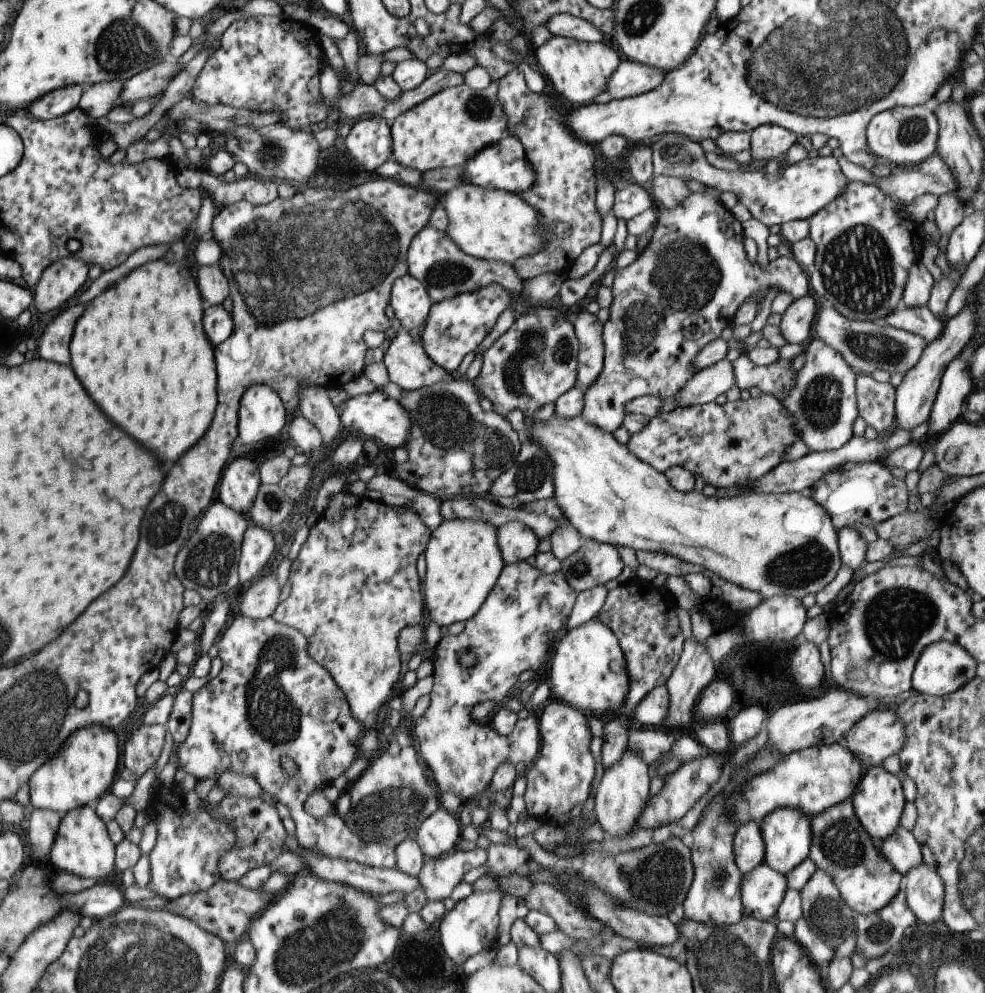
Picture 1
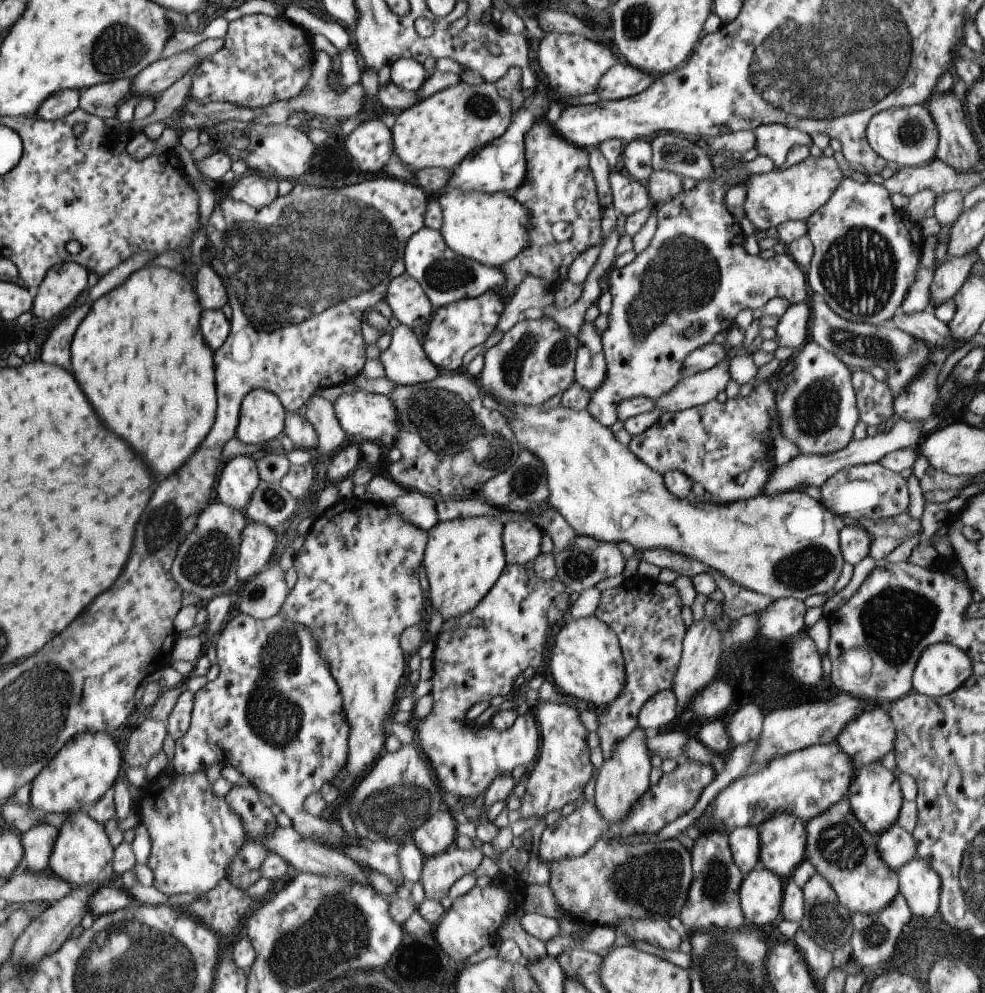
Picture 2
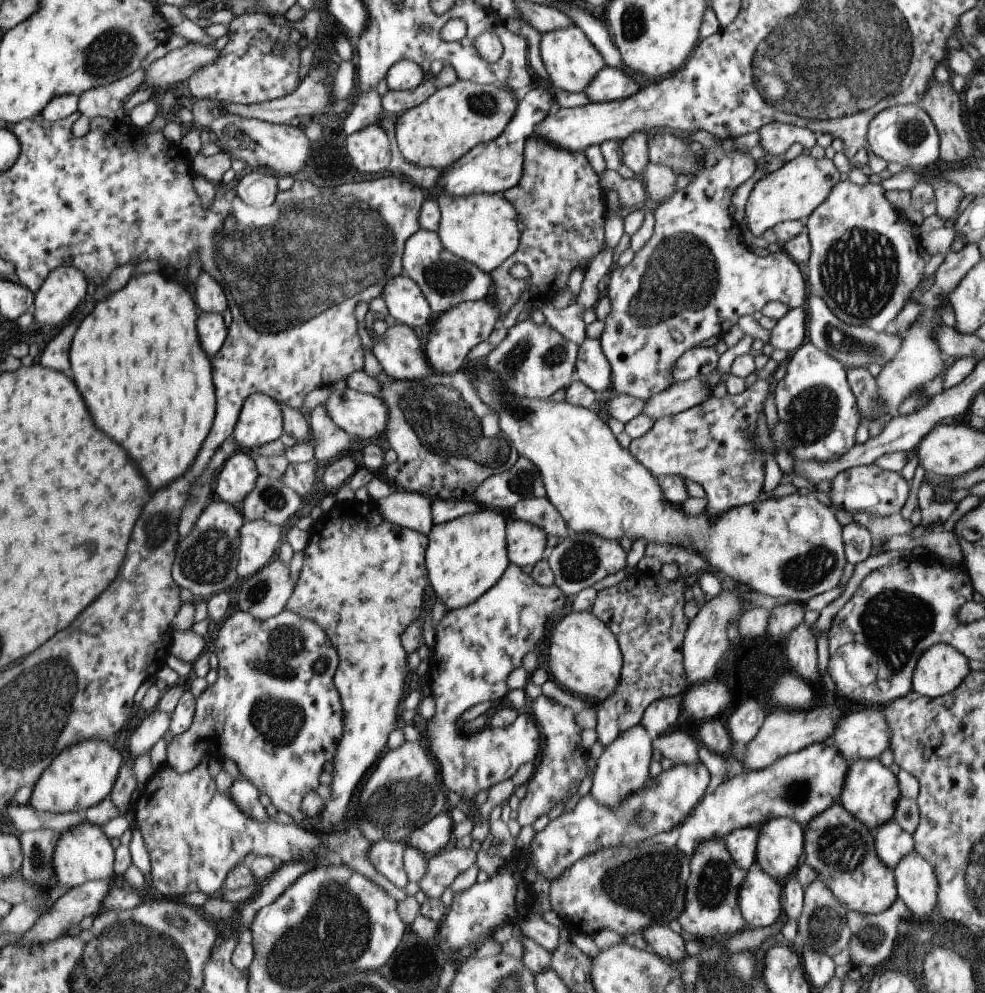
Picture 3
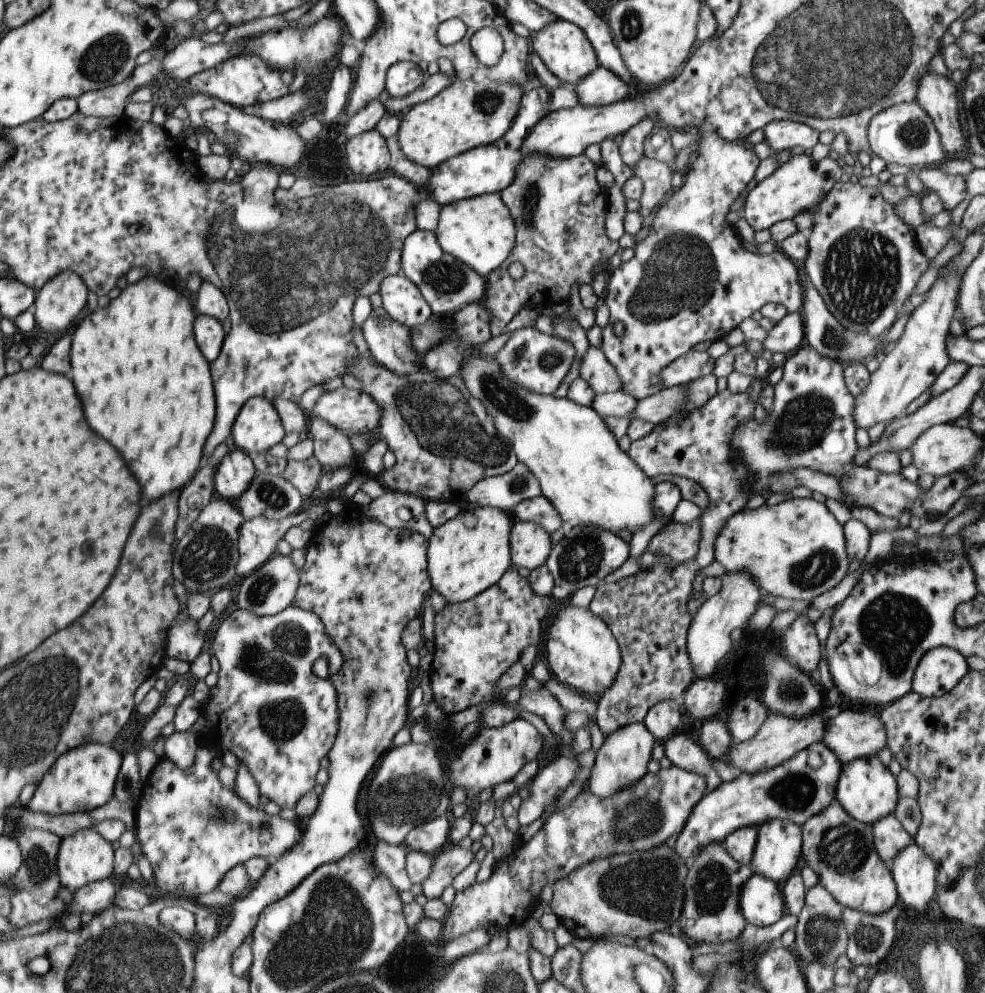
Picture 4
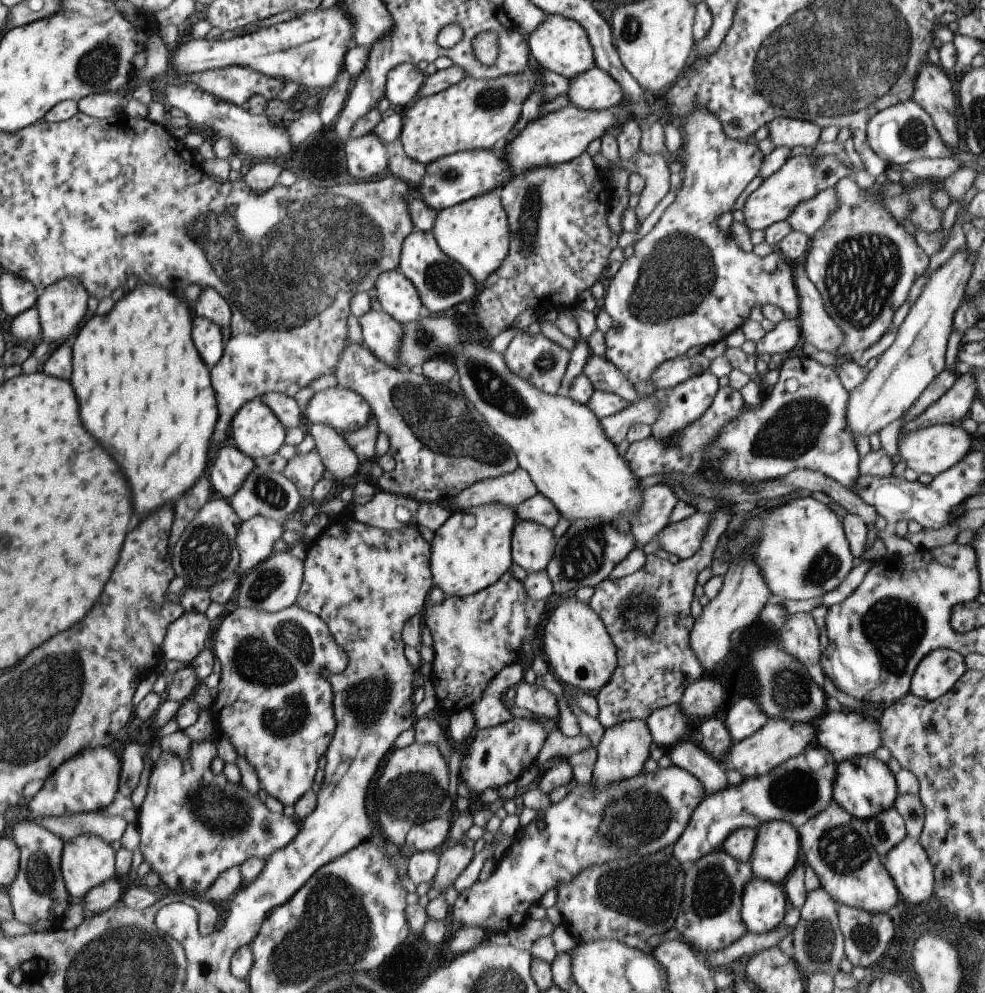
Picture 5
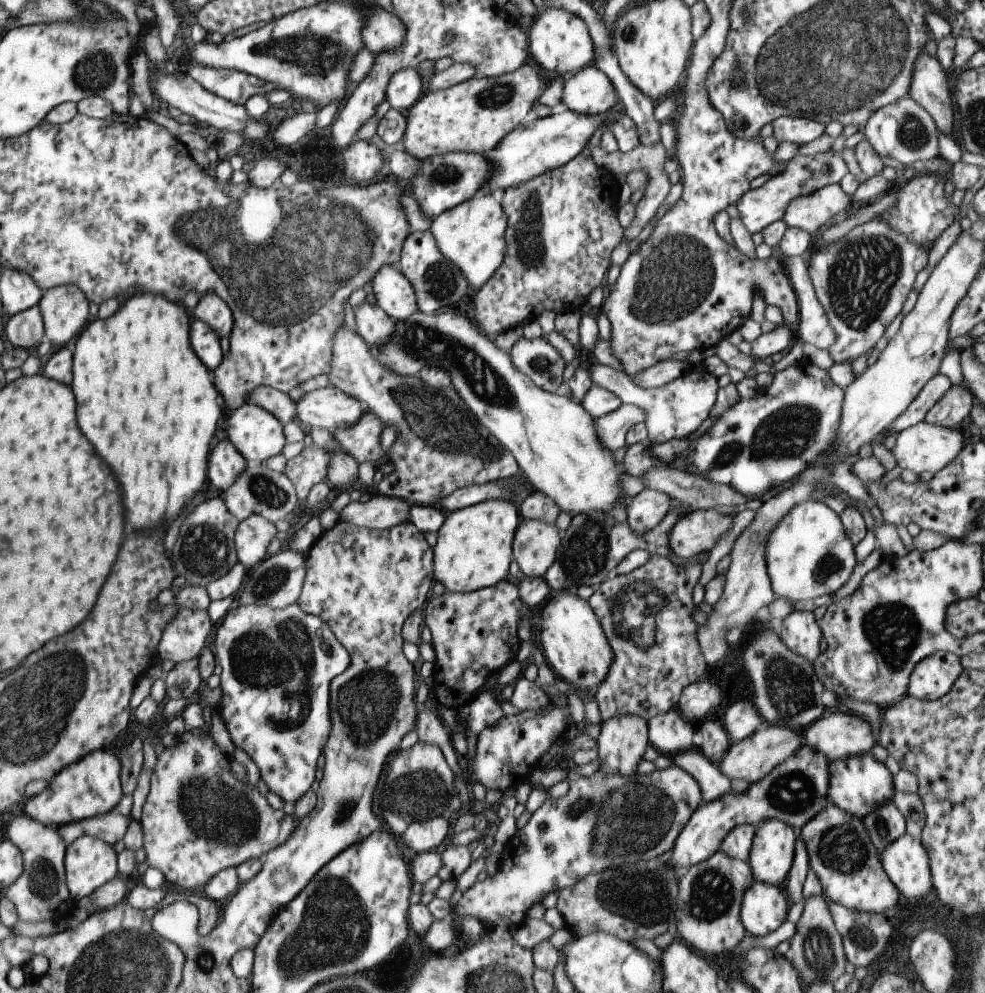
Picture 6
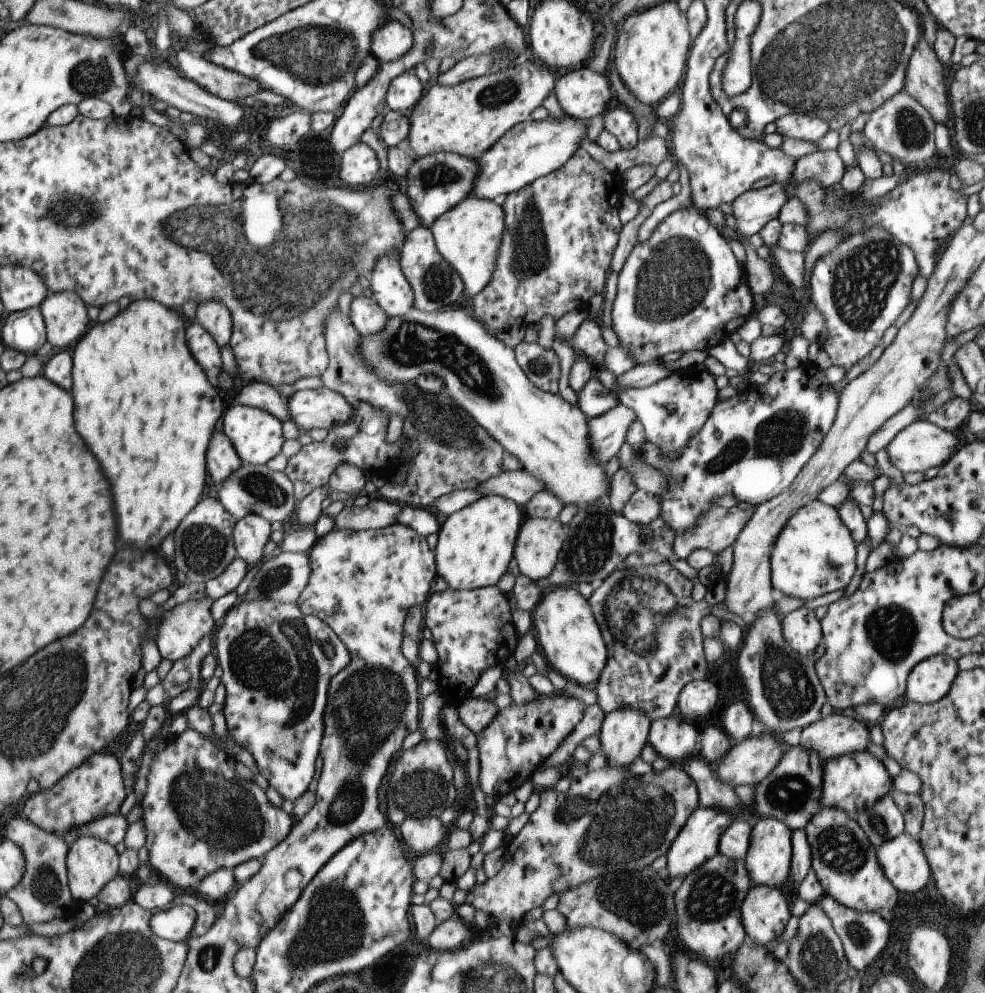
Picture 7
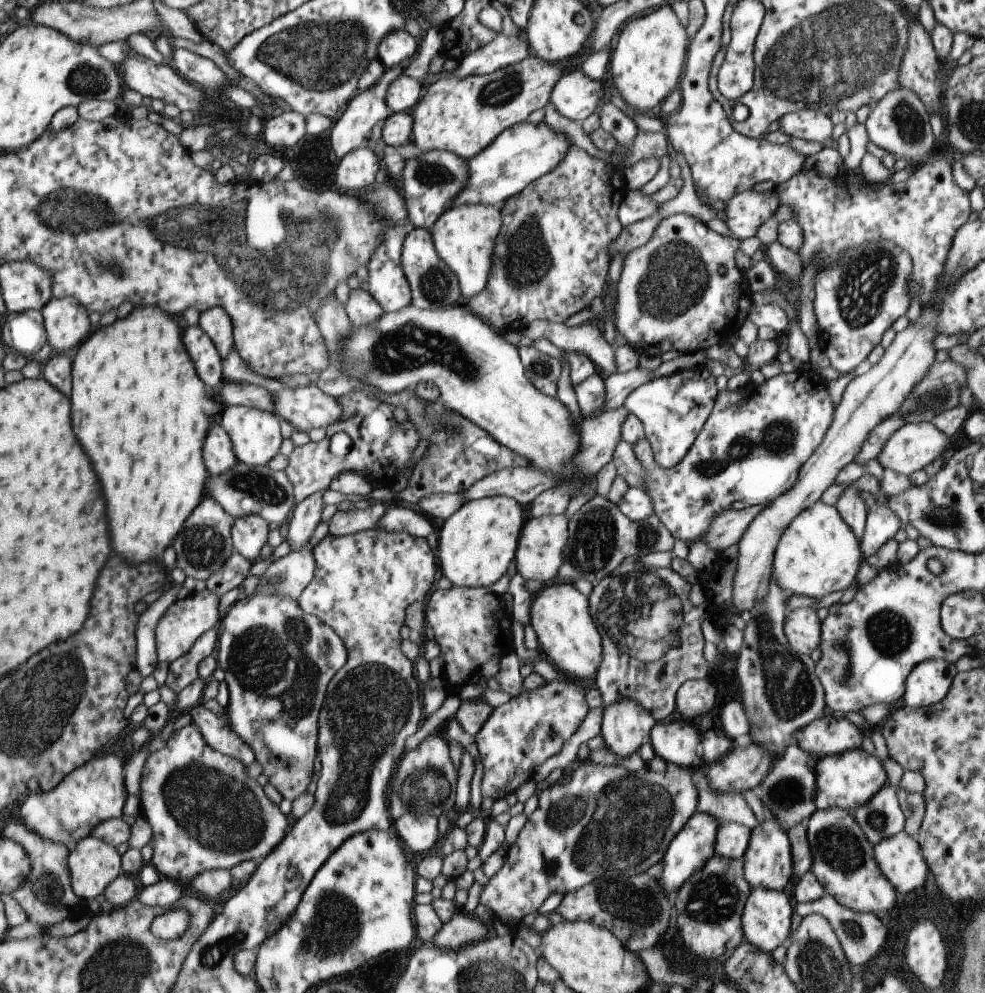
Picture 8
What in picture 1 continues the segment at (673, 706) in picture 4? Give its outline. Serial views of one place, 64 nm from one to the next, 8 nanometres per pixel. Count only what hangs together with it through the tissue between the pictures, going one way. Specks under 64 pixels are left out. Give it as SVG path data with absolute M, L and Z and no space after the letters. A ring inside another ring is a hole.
M656 686L637 704L634 710L635 724L643 728L658 728L668 714L669 694L665 686Z

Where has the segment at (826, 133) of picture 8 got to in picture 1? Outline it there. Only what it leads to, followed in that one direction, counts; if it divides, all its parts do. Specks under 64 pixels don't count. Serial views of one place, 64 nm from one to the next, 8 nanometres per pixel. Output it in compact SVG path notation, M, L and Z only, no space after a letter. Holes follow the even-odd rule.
M760 125L750 133L752 160L770 161L786 155L794 144L801 144L808 152L813 148L809 137L794 134L778 125Z

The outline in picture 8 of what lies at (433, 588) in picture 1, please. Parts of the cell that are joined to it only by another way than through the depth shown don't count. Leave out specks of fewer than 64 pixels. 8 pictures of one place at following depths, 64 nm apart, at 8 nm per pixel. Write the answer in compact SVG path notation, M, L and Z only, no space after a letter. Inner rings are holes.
M484 497L464 503L440 525L438 562L443 576L454 587L489 587L500 580L515 559L518 539L527 519L527 509L516 499Z

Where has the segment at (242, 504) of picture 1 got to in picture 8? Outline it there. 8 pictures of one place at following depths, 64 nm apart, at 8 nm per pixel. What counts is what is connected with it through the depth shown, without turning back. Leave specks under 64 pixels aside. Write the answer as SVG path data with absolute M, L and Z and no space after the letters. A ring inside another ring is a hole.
M211 426L204 442L204 464L210 475L219 475L238 464L232 441L221 426Z

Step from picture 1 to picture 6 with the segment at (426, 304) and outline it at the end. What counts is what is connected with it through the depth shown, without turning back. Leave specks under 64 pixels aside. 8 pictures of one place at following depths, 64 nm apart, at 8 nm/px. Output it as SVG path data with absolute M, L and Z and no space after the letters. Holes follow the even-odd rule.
M384 265L371 280L374 293L372 300L378 304L386 314L389 314L395 321L405 321L412 317L419 310L414 287L410 281L400 272L397 266Z

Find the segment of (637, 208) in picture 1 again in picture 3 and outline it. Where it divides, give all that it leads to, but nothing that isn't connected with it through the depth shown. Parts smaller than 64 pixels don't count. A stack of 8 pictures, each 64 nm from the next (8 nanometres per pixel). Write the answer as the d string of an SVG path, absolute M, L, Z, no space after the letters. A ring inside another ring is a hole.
M606 169L599 176L599 185L608 193L614 191L617 194L621 208L646 207L648 204L645 186L636 176L624 178L616 170Z

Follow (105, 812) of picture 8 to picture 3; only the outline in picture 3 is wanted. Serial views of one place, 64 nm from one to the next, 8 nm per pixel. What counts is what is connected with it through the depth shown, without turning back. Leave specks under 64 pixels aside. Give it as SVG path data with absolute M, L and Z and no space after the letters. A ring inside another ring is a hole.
M91 738L82 740L58 754L50 768L44 770L38 782L32 787L29 803L37 811L47 813L79 813L102 802L111 794L124 759L113 747L112 741Z

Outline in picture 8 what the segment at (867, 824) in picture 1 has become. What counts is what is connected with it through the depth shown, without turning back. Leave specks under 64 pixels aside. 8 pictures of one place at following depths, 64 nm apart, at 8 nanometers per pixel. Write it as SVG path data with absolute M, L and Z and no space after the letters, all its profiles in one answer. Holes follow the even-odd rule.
M862 748L822 757L817 762L815 771L817 784L815 803L820 810L838 807L854 812L858 807L869 803L871 798L888 784L883 763Z

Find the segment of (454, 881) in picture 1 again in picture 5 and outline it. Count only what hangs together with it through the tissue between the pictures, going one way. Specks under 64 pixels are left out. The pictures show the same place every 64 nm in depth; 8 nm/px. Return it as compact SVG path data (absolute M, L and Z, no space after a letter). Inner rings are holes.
M462 842L455 846L448 846L439 855L439 865L433 878L433 890L429 890L429 900L434 900L447 886L452 886L462 871L470 864L474 851L467 848Z

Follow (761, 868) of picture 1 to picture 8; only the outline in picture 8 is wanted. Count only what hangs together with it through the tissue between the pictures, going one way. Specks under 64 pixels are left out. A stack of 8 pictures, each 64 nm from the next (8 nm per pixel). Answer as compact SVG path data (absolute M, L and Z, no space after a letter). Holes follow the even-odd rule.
M762 887L752 888L741 916L745 940L772 954L778 946L788 944L793 913L790 900L788 900L784 891Z

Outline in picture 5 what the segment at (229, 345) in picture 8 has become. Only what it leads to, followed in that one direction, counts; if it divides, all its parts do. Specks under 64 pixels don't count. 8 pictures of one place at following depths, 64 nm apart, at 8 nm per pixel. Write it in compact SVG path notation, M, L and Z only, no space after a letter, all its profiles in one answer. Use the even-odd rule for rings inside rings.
M214 287L202 289L198 302L194 304L194 312L198 316L204 316L204 318L215 322L220 328L230 326L231 324L232 314L230 305Z

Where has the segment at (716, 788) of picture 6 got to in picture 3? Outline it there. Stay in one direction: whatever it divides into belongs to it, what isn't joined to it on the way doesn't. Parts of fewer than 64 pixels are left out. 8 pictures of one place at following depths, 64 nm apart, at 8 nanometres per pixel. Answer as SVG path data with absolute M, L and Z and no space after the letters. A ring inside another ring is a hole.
M670 730L662 733L662 736L654 737L652 741L654 750L660 750L660 754L676 764L692 764L700 762L698 758L698 742L687 733L678 730Z

